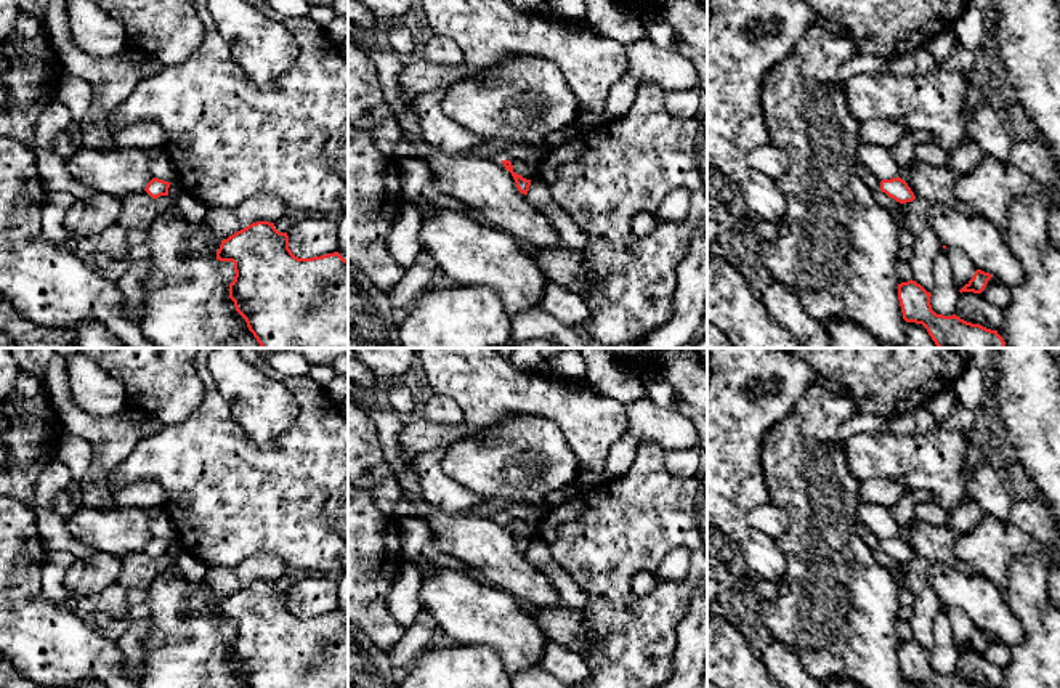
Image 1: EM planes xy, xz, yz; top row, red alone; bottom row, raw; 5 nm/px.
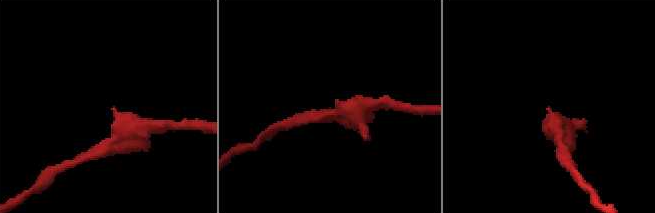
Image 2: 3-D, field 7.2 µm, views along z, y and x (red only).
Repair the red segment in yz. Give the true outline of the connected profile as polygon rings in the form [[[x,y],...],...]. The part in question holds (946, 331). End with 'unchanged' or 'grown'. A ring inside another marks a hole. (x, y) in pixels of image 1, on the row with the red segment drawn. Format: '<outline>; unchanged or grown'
[[[912,279],[898,284],[903,319],[922,324],[938,348],[1007,348],[997,330],[967,322],[956,314],[937,314],[930,297],[932,293]]]; unchanged

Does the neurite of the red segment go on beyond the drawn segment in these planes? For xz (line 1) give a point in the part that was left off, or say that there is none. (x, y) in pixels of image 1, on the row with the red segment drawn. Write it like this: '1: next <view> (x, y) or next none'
1: next none

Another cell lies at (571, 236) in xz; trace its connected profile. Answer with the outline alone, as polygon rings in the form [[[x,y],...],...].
[[[539,178],[532,180],[526,199],[540,215],[547,218],[564,247],[579,252],[584,250],[584,247],[587,245],[585,233],[553,200],[545,181]]]

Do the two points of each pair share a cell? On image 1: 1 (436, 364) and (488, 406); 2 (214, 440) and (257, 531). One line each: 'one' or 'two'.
1: one
2: one

